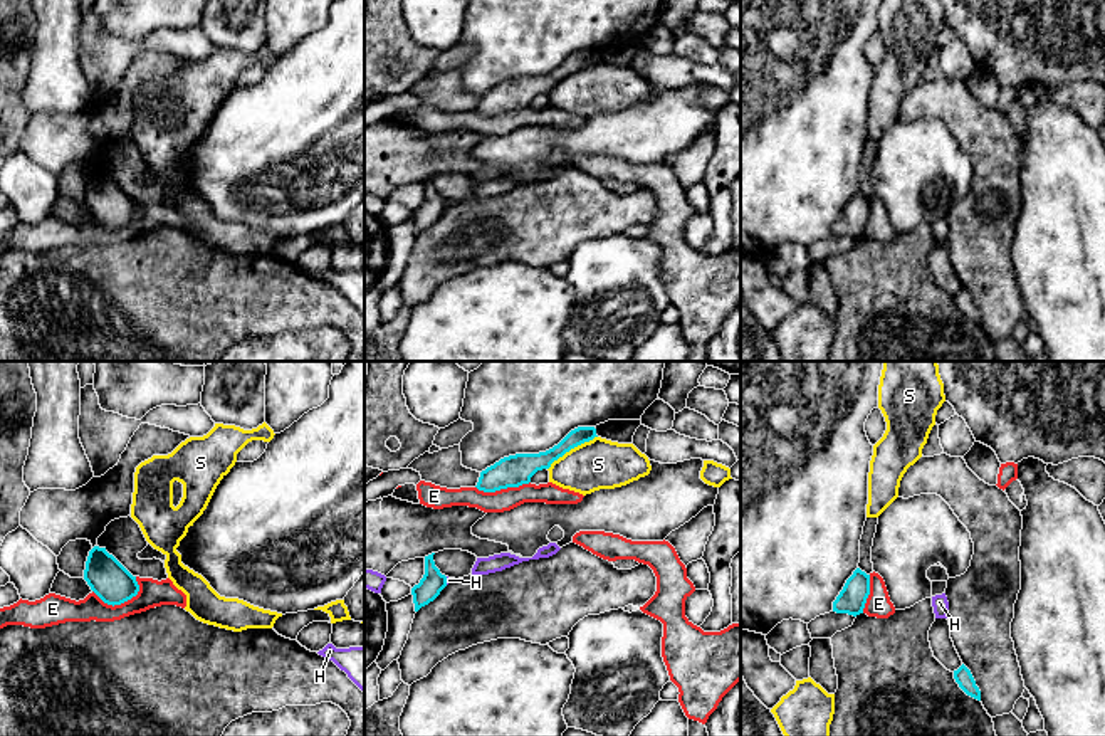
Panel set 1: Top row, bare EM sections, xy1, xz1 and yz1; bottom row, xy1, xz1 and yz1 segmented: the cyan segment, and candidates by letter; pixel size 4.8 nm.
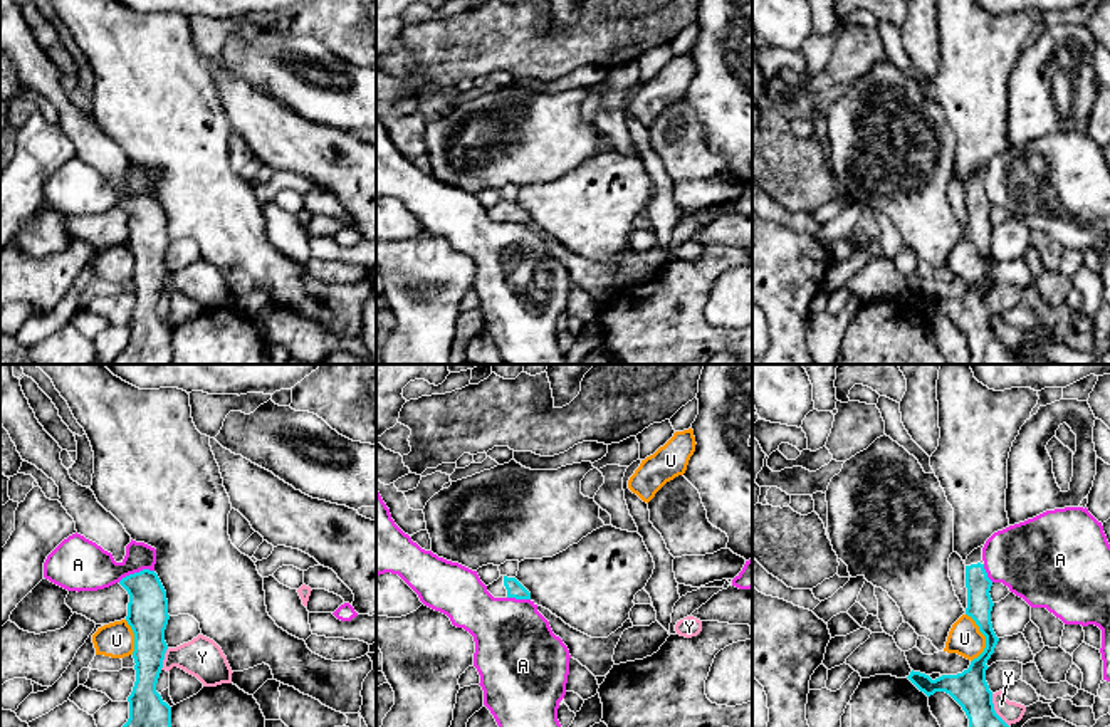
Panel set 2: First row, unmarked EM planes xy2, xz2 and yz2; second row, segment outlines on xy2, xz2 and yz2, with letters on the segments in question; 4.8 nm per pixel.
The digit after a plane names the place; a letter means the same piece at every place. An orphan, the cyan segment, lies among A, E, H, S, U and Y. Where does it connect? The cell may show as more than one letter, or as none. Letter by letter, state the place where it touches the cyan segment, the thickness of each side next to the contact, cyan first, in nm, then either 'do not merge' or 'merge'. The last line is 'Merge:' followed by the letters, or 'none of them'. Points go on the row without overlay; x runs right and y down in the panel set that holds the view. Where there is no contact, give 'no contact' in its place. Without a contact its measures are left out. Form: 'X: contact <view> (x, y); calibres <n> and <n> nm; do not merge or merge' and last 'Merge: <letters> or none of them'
A: contact xy2 (135, 197); calibres 190 and 240 nm; do not merge
E: contact xy1 (118, 227); calibres 190 and 130 nm; do not merge
H: contact xz1 (445, 204); calibres 110 and 30 nm; do not merge
S: contact xz1 (571, 71); calibres 130 and 240 nm; do not merge
U: contact yz2 (986, 262); calibres 160 and 160 nm; do not merge
Y: contact yz2 (994, 334); calibres 200 and 110 nm; do not merge
Merge: none of them

